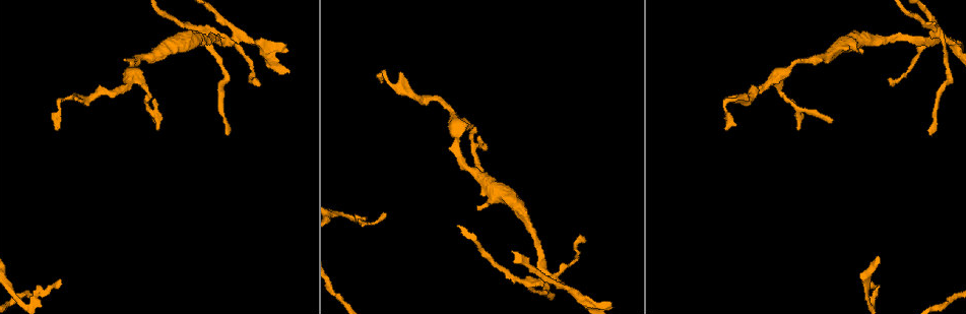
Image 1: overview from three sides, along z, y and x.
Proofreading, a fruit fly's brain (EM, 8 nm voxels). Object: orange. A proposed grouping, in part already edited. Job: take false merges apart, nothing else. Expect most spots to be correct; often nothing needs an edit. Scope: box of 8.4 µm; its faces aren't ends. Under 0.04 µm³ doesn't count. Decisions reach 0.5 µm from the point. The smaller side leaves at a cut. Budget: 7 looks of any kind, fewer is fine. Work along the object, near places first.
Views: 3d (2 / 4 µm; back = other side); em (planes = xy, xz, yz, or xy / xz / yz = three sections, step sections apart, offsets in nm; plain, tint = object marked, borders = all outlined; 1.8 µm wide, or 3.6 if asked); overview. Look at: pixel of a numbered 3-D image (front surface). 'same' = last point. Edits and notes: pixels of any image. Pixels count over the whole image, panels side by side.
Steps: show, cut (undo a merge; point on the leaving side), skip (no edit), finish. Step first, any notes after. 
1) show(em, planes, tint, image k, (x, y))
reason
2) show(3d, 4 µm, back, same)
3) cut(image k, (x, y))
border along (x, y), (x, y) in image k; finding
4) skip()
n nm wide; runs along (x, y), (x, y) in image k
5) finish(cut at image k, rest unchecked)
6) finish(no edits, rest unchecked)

show(3d, 2 µm, image 1, (216, 39))
a fork

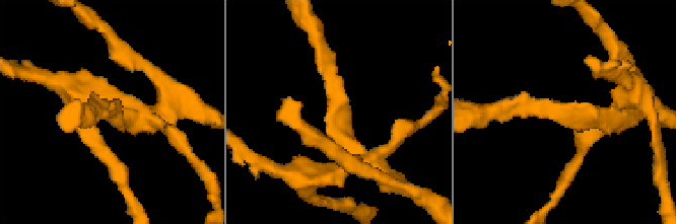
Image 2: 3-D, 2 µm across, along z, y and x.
show(em, planes, tint, image 2, (343, 141))
need the tissue

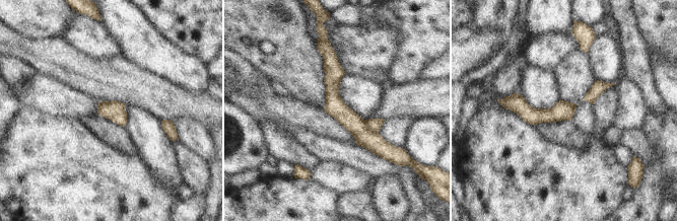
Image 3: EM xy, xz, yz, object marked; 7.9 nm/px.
cut(image 3, (375, 125))
border along (364, 121), (370, 130), (378, 132) in image 3; a second cell is stuck on

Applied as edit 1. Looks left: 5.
show(em, planes, tint, image 1, (164, 46))
calibre changes

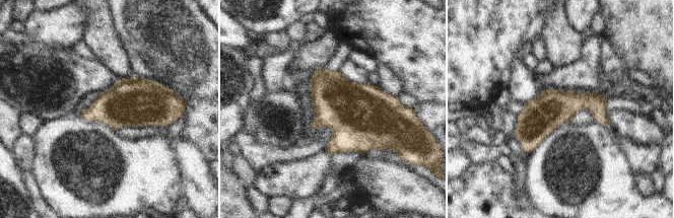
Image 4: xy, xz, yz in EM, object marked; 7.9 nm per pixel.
skip()
300 nm wide; continuous, no second cell

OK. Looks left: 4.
show(3d, 2 µm, image 1, (132, 77))
a fork

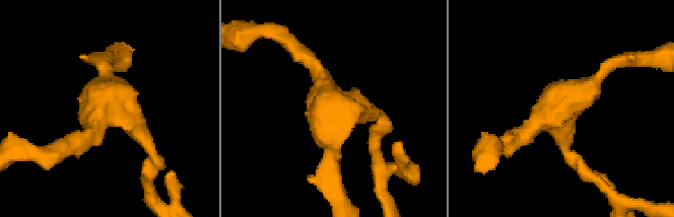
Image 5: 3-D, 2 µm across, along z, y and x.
show(em, yz, step 16, tint, image 5, (103, 107))

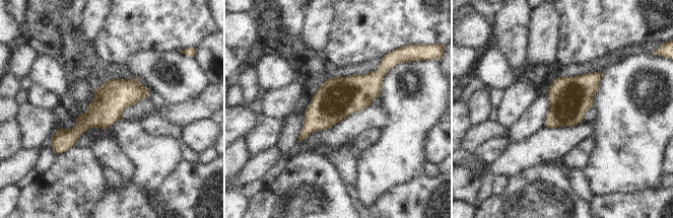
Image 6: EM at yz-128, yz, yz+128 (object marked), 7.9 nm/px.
show(em, planes, tint, same)
cut it another way

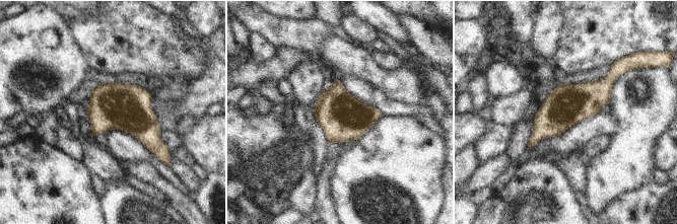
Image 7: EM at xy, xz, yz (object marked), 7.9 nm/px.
skip()
runs along (614, 75), (531, 143) in image 7; all the same cell

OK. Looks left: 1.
finish(cut at image 3, rest unchecked)

